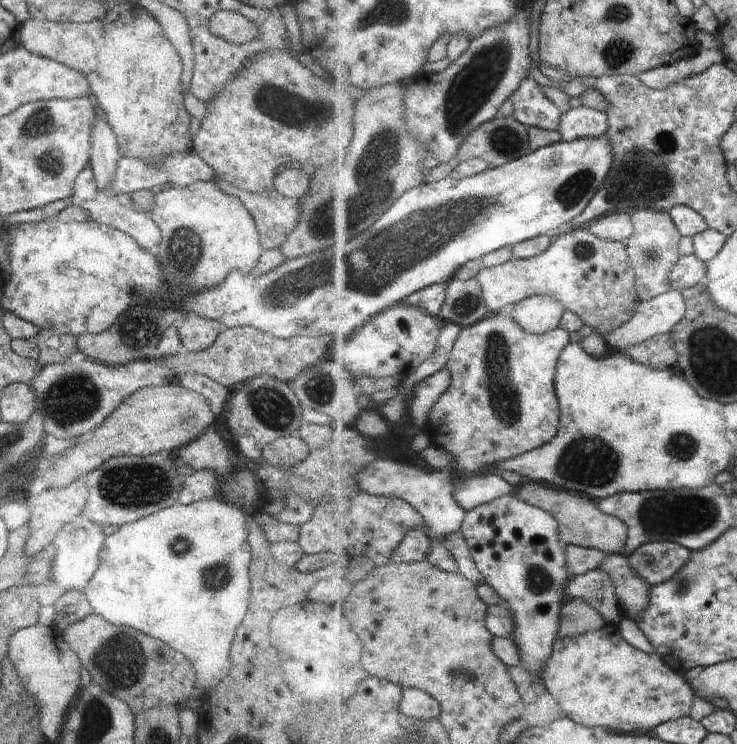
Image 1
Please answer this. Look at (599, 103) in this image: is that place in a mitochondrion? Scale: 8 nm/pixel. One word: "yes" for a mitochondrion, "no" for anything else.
no

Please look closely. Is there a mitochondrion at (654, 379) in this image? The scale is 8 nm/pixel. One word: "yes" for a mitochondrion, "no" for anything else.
no

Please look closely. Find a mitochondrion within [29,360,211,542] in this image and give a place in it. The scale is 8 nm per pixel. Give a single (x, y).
(133, 485)

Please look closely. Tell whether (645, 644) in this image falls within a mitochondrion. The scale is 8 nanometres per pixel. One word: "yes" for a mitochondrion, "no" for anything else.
no

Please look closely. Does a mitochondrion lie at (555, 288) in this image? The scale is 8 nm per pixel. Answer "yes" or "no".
no

